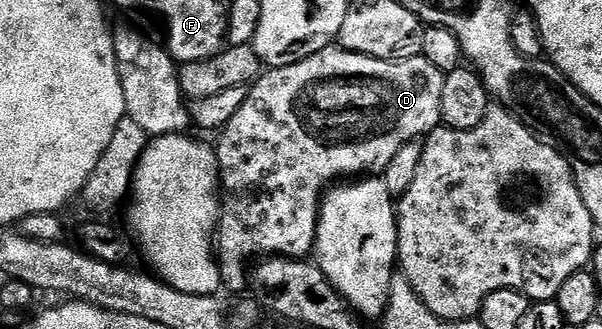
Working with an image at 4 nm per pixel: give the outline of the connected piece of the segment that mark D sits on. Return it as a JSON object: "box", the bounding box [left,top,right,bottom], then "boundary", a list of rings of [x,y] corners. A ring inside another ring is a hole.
{"box":[215,46,445,292],"boundary":[[[340,46],[319,50],[311,54],[311,58],[303,58],[303,62],[295,62],[291,66],[262,71],[261,75],[253,81],[247,98],[243,106],[239,106],[235,118],[231,118],[231,122],[227,122],[227,126],[221,129],[219,133],[221,141],[215,144],[217,169],[221,171],[221,221],[217,223],[215,252],[221,265],[222,285],[233,292],[246,291],[247,265],[258,258],[289,256],[292,260],[299,260],[308,257],[314,251],[317,242],[317,220],[321,216],[321,202],[327,189],[346,178],[361,178],[366,174],[384,173],[387,162],[391,162],[391,158],[395,158],[395,154],[399,154],[399,150],[403,150],[407,142],[421,140],[430,132],[434,132],[441,124],[439,98],[443,98],[444,81],[445,73],[431,66],[431,62],[427,62],[427,58],[423,55],[412,56],[406,60],[380,60],[348,52],[346,48]]]}

